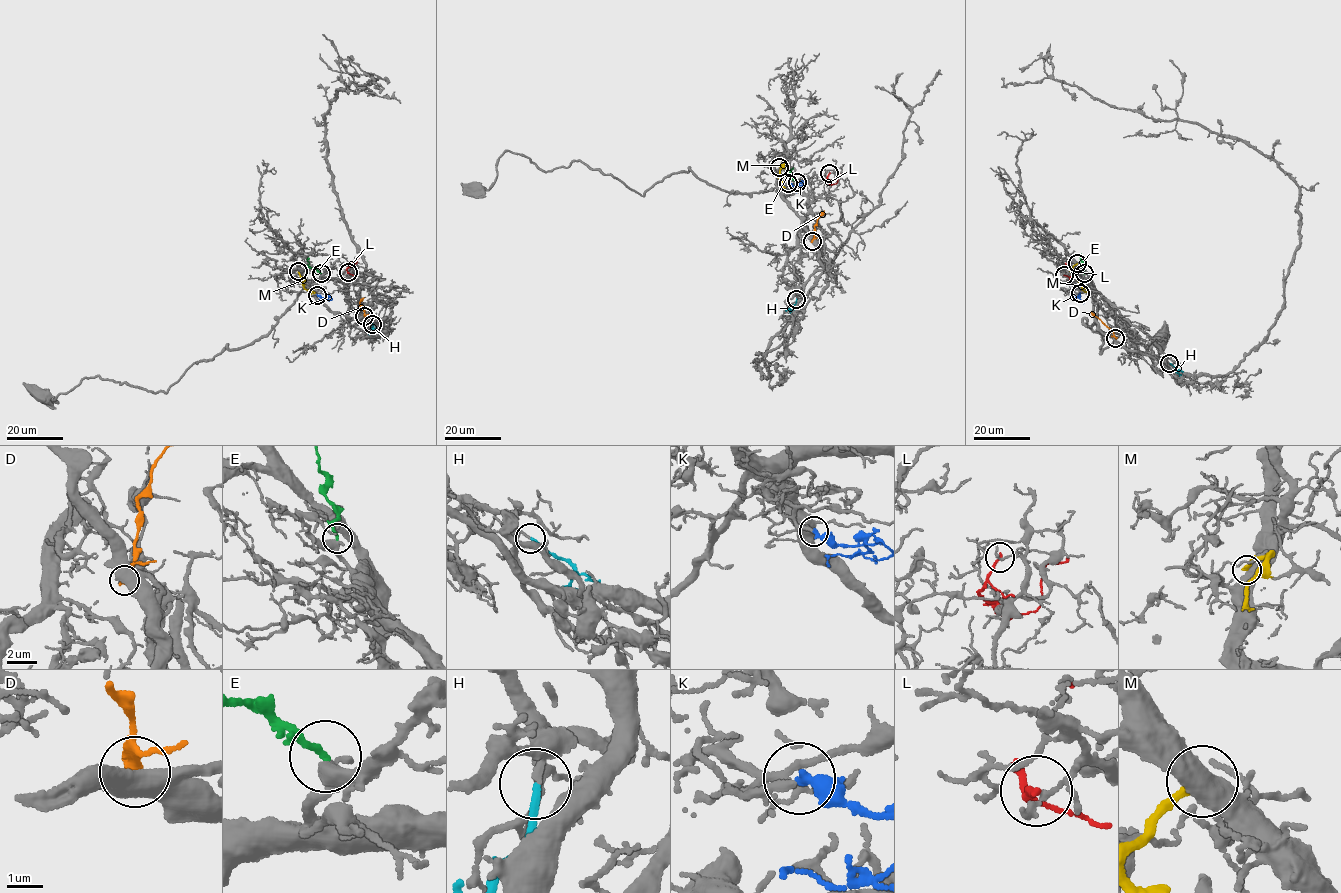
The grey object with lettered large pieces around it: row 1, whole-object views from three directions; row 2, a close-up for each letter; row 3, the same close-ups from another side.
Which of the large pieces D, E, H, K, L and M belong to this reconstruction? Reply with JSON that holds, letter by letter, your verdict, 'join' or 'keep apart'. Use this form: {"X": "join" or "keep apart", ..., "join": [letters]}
{"D": "keep apart", "E": "join", "H": "join", "K": "join", "L": "keep apart", "M": "keep apart", "join": ["E", "H", "K"]}

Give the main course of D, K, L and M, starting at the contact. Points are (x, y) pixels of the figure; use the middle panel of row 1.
D: (811, 241), (817, 219), (824, 210)
K: (788, 183), (795, 186), (802, 181), (803, 184), (798, 184)
L: (830, 173), (825, 180), (832, 184), (842, 173)
M: (779, 166), (783, 164), (779, 176), (783, 187)

